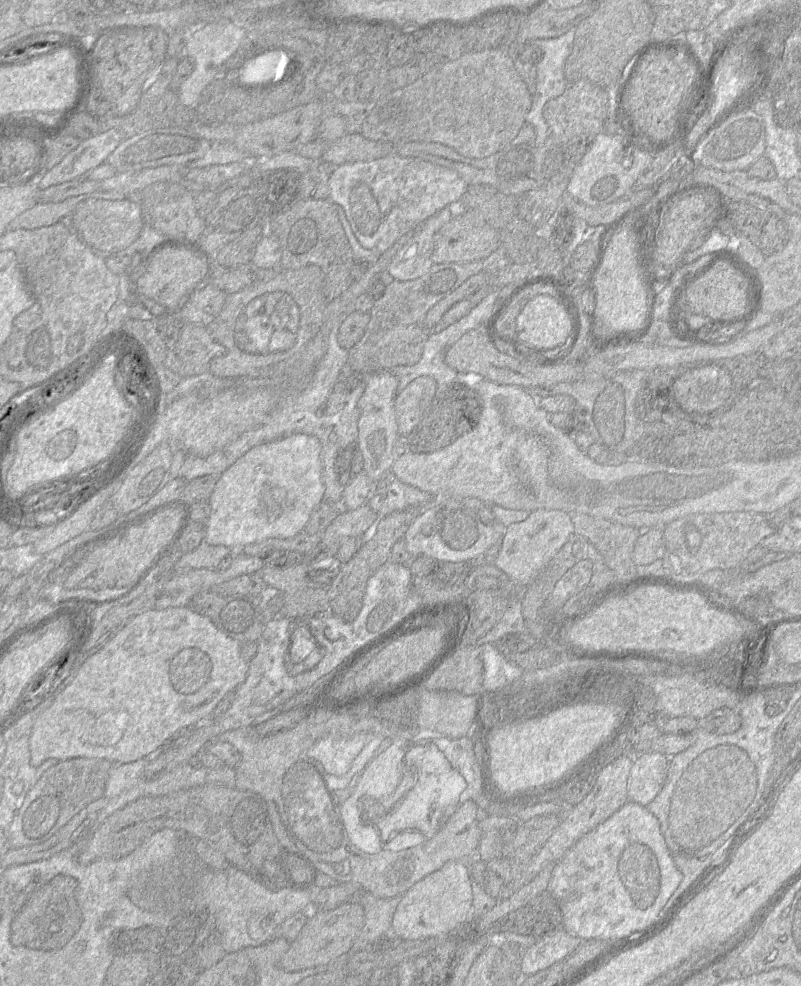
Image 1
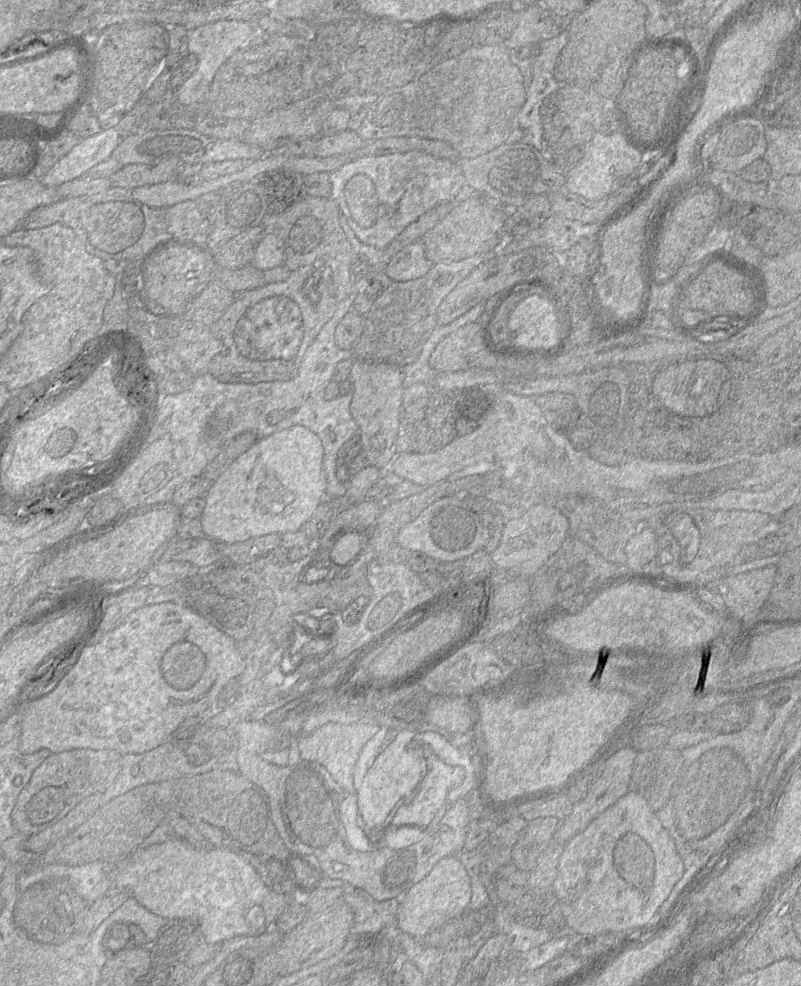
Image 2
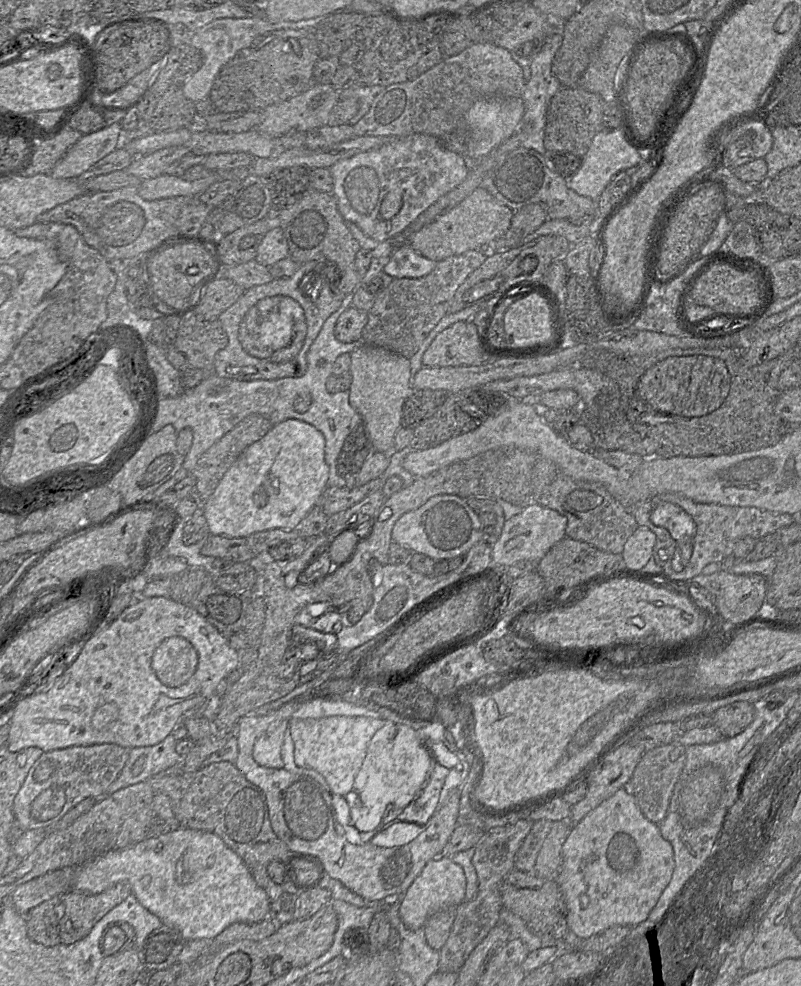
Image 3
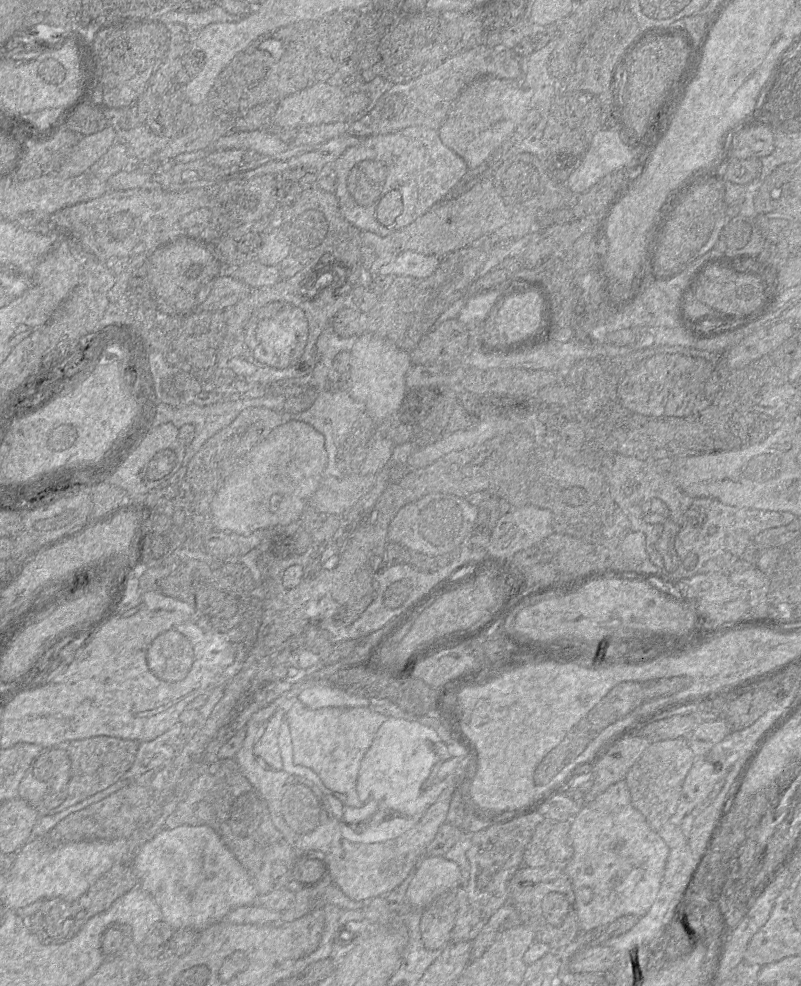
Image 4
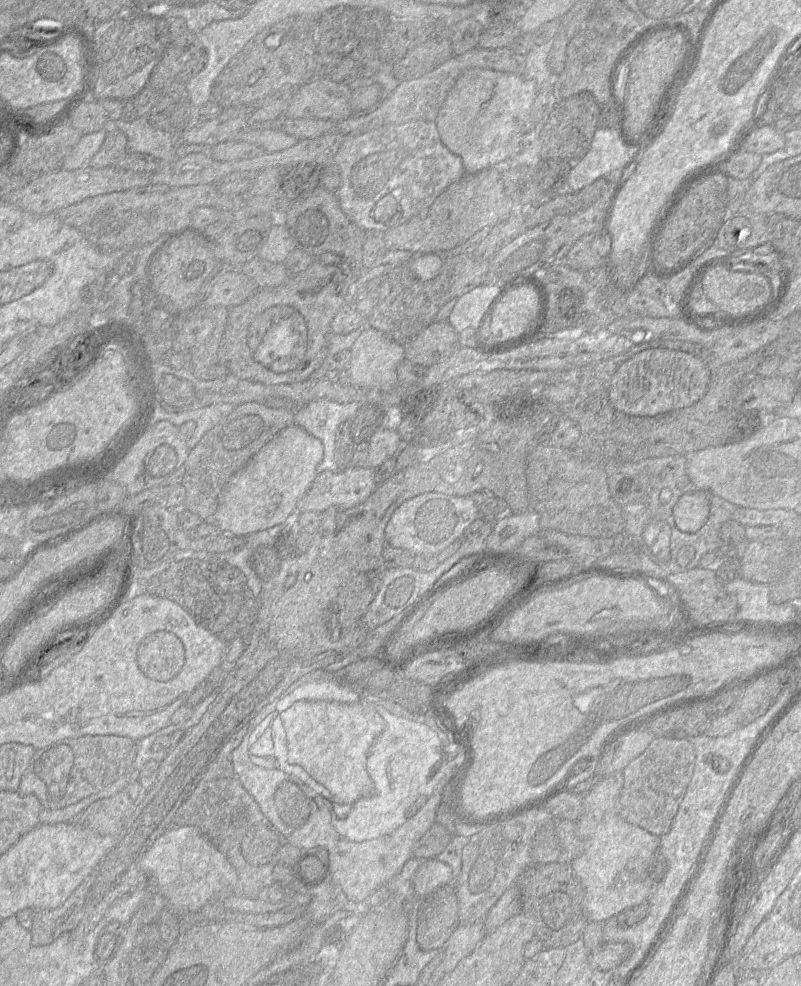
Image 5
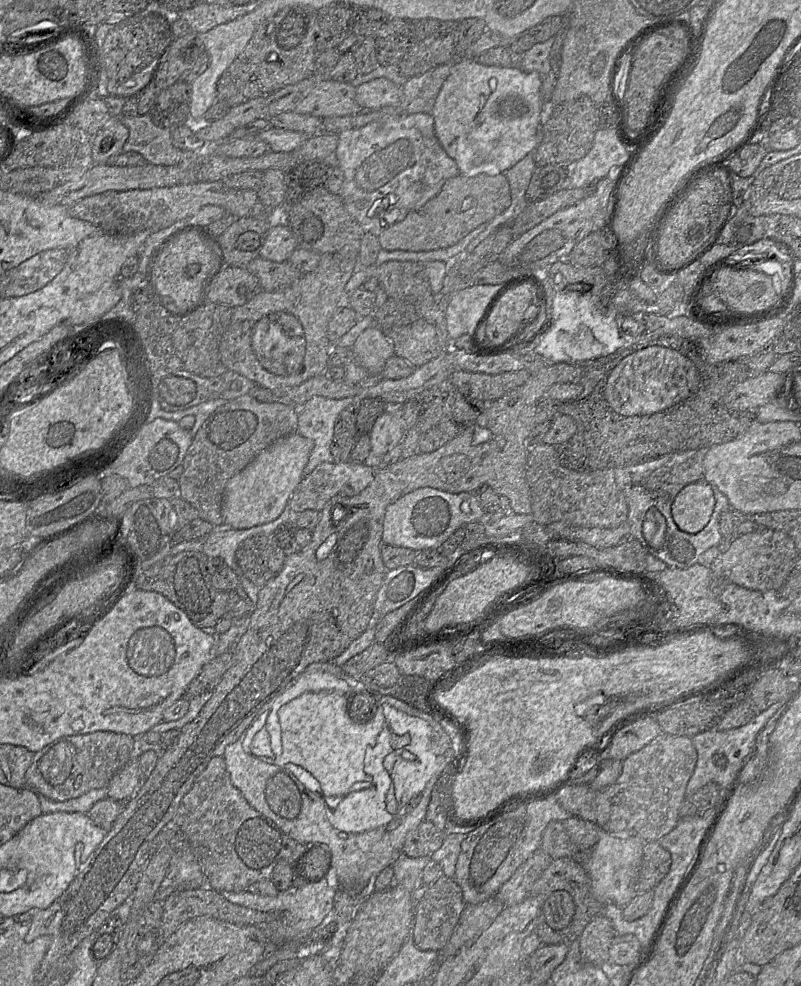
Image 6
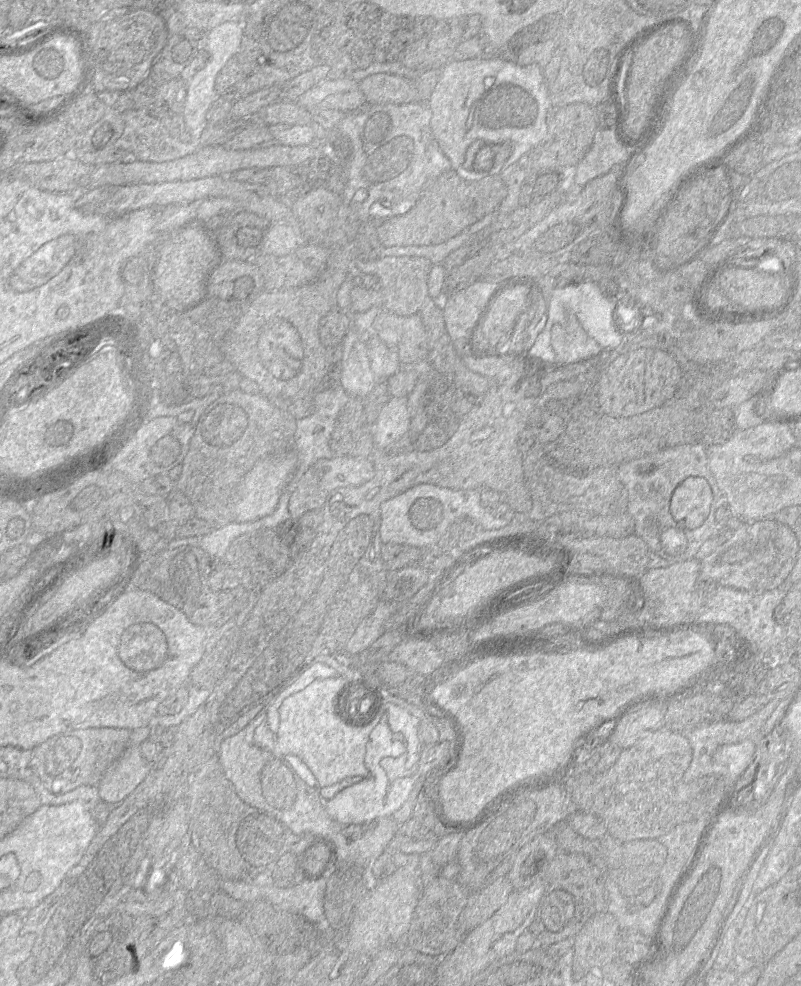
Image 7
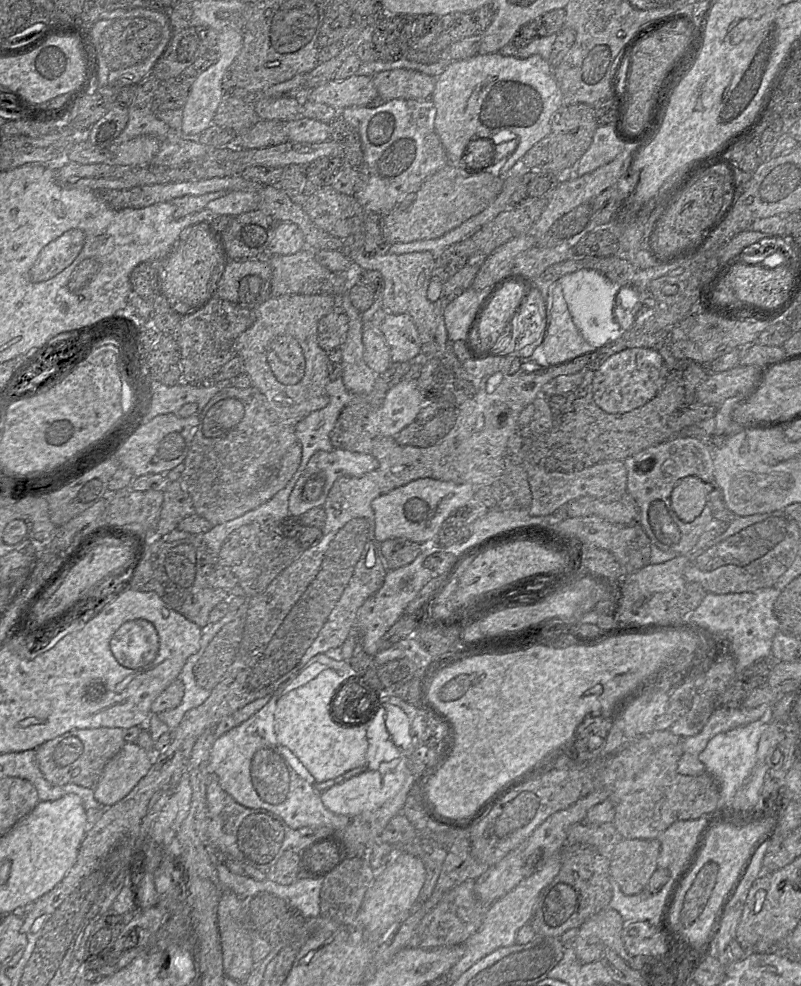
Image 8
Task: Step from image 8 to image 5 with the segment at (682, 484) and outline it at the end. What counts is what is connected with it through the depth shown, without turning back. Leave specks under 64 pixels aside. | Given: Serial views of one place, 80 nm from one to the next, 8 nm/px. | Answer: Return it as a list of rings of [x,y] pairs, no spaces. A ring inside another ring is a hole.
[[[695,489],[679,498],[672,513],[675,525],[681,532],[693,534],[705,525],[710,513],[712,495],[709,491]]]

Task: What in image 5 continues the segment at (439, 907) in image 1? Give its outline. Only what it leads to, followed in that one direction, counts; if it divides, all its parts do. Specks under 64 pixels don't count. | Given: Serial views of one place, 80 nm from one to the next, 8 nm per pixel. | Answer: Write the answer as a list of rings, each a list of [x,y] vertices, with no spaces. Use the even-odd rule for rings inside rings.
[[[436,858],[423,860],[413,884],[416,895],[423,898],[441,886],[453,884],[451,867]]]

